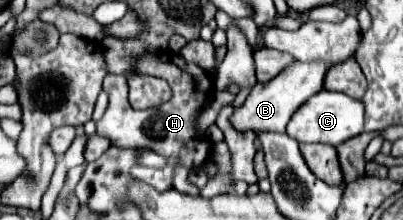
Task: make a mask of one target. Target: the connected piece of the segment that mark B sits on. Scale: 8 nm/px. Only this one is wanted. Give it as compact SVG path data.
M321 61L315 63L291 63L285 73L281 73L281 85L277 85L277 79L272 79L267 83L257 83L251 89L245 103L233 111L231 115L231 125L235 129L245 129L253 131L255 135L263 132L285 133L287 121L291 119L291 115L315 93L319 93L323 89L323 77L325 77L327 65Z

